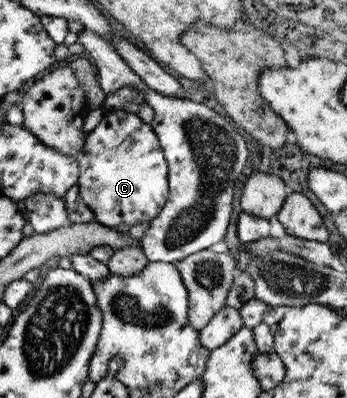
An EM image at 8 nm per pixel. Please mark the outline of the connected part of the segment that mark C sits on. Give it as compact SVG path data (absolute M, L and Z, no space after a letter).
M123 109L104 113L101 121L84 138L83 148L75 158L78 163L78 194L93 214L93 221L115 229L119 224L137 225L157 217L168 196L168 167L155 132L137 114Z

